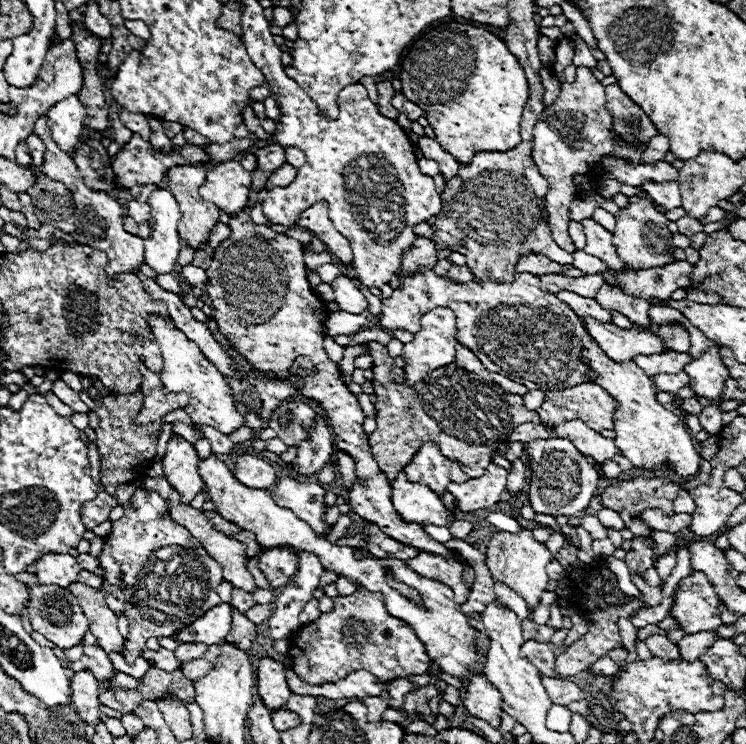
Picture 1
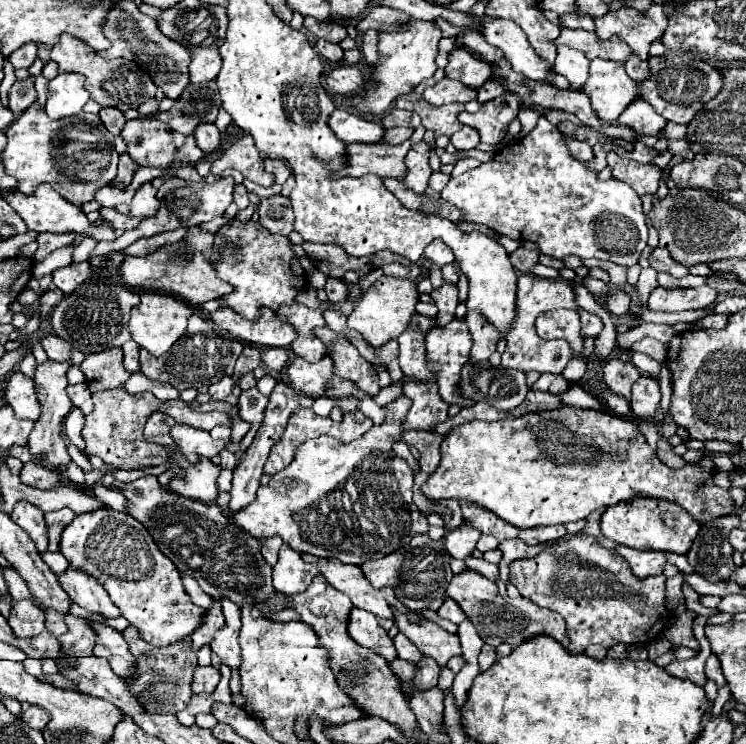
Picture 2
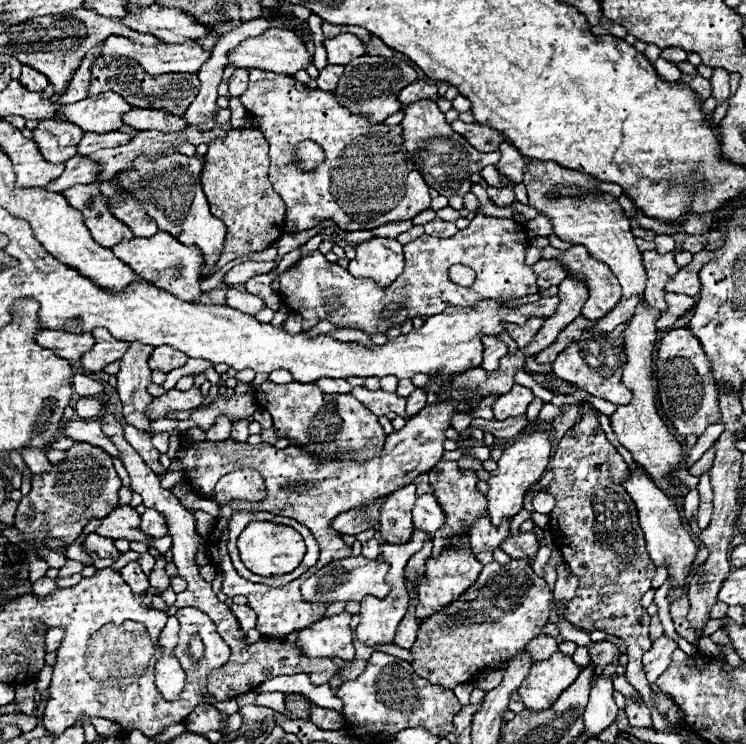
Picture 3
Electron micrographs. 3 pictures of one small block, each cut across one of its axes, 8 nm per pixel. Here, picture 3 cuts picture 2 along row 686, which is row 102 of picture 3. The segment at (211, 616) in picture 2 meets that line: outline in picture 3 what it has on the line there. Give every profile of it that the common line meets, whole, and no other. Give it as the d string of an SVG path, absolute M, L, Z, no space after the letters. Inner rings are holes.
M98 56L90 66L90 74L92 74L92 78L90 78L90 86L88 86L88 96L98 96L102 92L116 90L132 106L158 108L158 110L164 108L164 110L170 110L172 114L184 114L186 108L190 106L190 102L196 98L198 86L200 86L200 80L196 74L158 74L158 76L152 76L140 64L128 62L126 58L114 58L114 60L106 62L102 56Z

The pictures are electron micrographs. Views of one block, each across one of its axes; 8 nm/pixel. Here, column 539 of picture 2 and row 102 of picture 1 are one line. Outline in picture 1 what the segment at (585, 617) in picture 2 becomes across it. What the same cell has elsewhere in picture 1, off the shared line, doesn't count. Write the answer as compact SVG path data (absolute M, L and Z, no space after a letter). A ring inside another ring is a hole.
M562 40L556 44L556 58L552 64L552 72L560 78L562 82L562 92L558 100L544 108L544 114L540 116L536 128L534 128L534 146L532 146L532 158L534 164L538 166L538 172L548 180L548 192L546 192L546 212L548 212L548 226L552 232L552 238L558 246L564 250L574 250L576 246L572 244L568 236L568 208L572 200L576 200L578 188L574 186L574 176L576 174L590 174L594 164L604 156L616 156L616 158L630 158L630 160L640 160L640 154L632 148L628 148L622 140L616 138L612 132L612 118L606 108L606 92L604 86L594 78L592 70L586 66L580 66L576 72L576 80L568 84L564 80L564 66L568 66L574 58L574 46L570 40Z

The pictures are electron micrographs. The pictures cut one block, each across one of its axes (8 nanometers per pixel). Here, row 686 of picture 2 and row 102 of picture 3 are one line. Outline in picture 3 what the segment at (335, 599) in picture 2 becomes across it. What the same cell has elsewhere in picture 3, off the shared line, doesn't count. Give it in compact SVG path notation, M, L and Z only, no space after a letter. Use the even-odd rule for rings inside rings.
M360 56L354 58L350 64L346 64L346 70L338 82L338 88L334 90L336 98L352 112L366 114L372 122L382 122L384 118L392 116L402 108L402 102L398 102L398 94L402 88L418 80L418 72L410 68L400 58L384 58L384 56Z

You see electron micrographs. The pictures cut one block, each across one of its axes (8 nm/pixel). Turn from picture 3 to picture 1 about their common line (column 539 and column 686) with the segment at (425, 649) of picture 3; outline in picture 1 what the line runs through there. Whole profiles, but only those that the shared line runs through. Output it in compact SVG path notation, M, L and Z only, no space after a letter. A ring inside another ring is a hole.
M692 572L678 582L674 592L674 604L670 614L684 630L684 634L696 634L704 630L718 630L722 624L718 616L720 598L714 594L712 584L704 572Z

